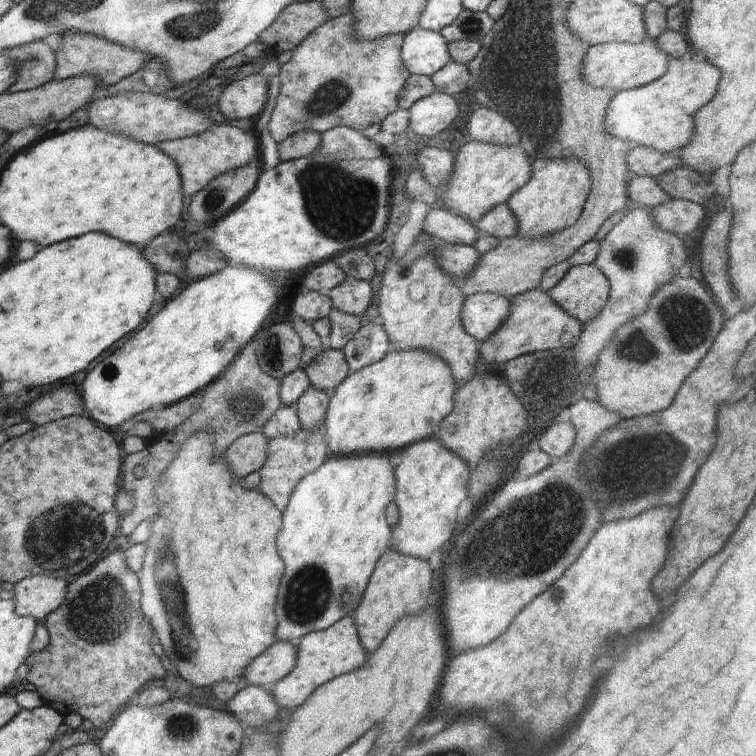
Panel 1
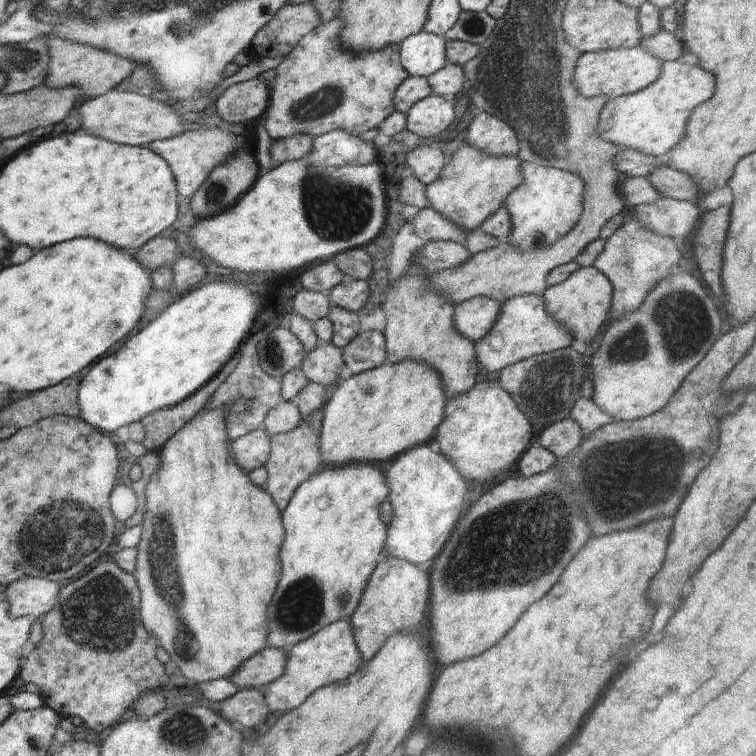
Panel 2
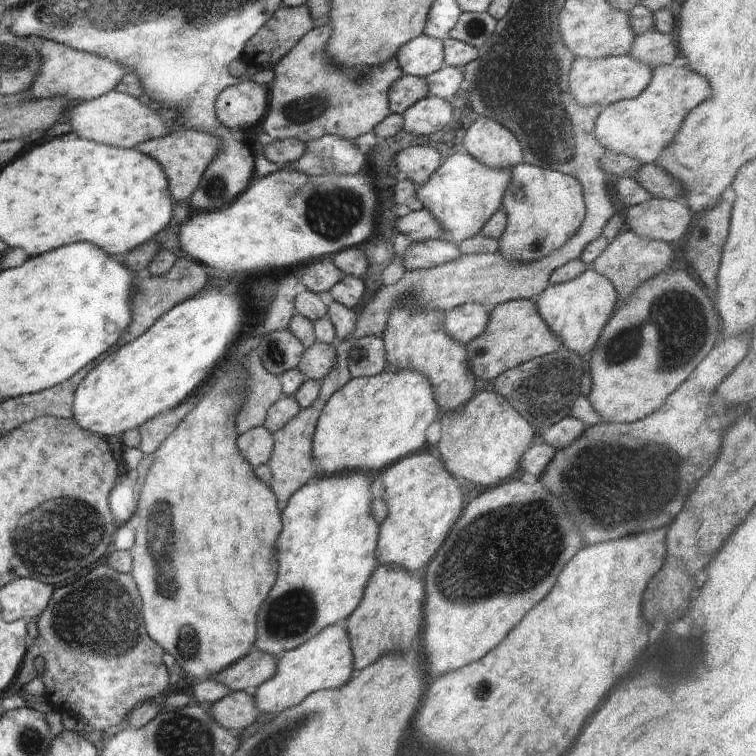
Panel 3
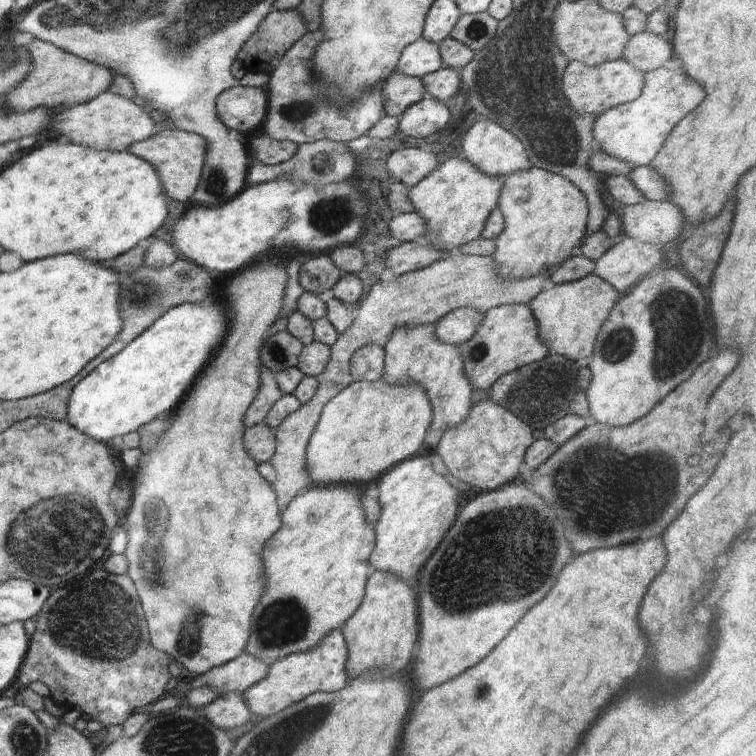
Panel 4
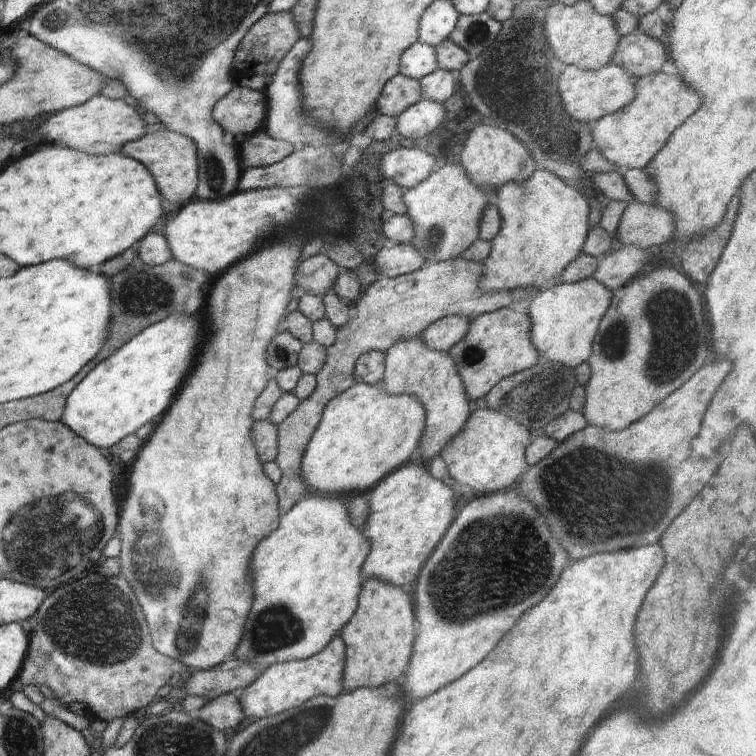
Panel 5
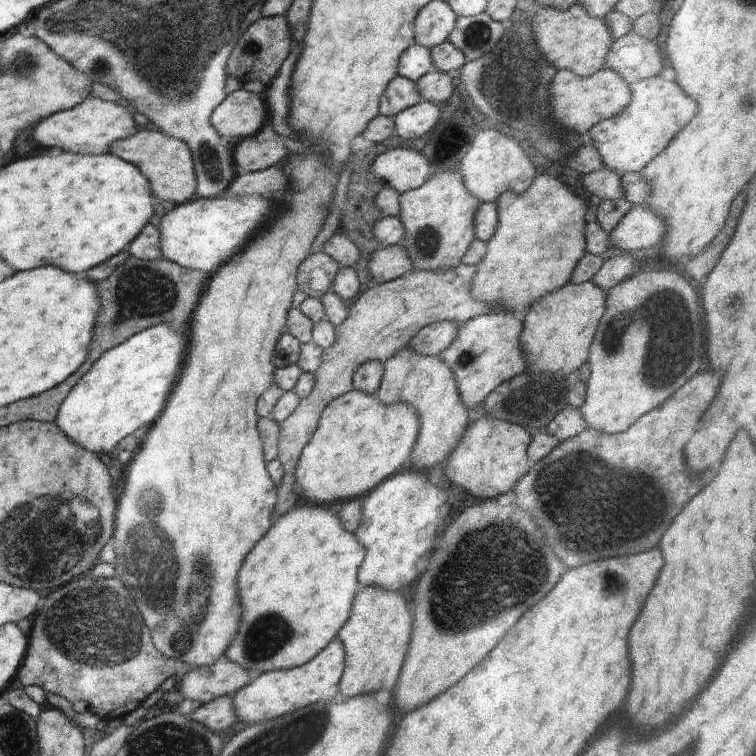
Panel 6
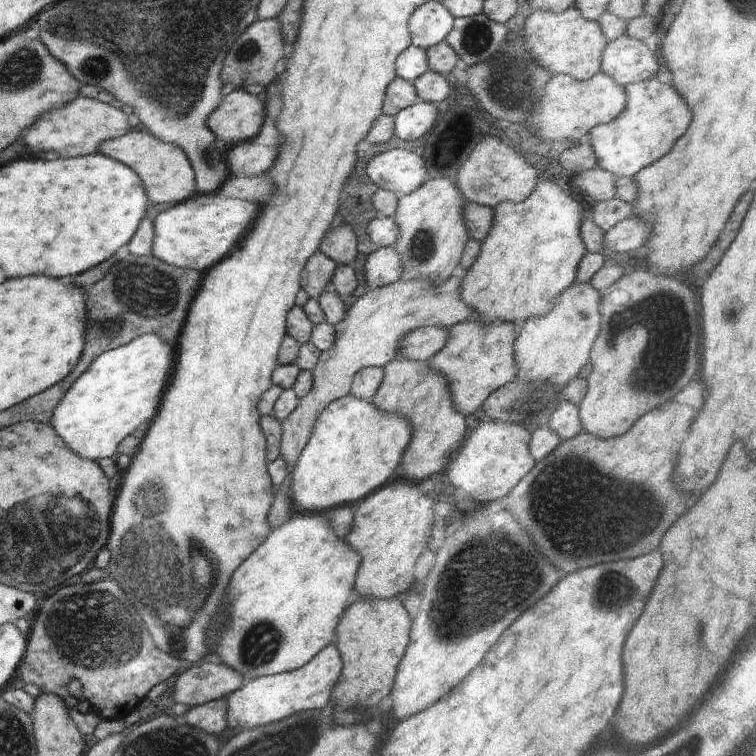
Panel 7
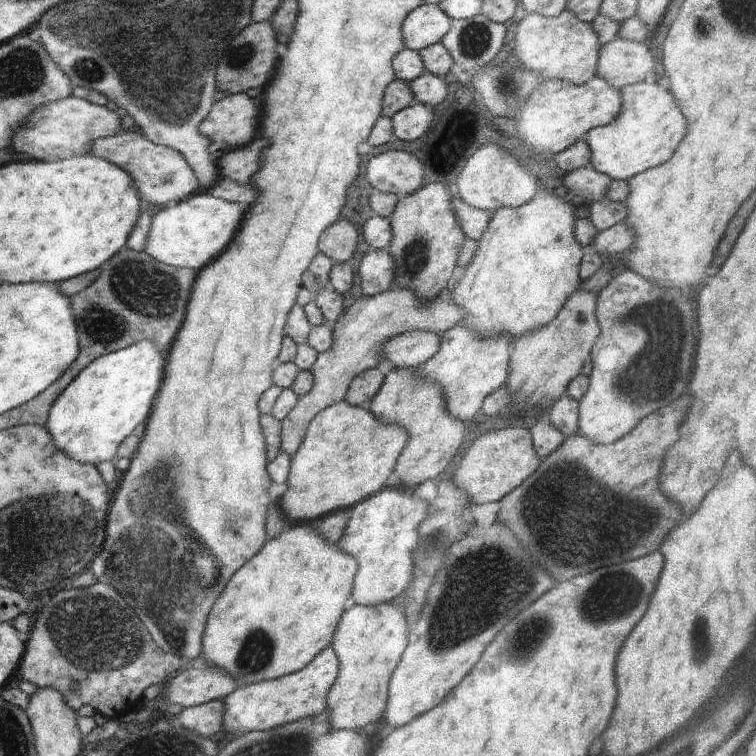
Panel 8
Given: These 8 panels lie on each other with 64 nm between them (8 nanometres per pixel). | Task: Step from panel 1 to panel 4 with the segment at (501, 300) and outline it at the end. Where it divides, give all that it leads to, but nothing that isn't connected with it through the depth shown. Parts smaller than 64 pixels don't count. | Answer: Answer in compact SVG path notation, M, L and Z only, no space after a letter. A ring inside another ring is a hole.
M459 308L448 312L435 323L435 335L440 342L448 346L464 344L482 322L483 314L472 308Z

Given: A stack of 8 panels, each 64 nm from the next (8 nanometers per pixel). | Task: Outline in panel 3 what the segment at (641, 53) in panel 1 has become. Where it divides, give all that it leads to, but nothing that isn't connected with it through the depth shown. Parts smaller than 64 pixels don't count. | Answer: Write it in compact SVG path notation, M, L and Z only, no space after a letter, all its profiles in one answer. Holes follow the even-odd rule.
M632 54L620 56L606 56L606 58L576 58L568 76L568 90L572 92L574 100L580 104L594 104L594 102L616 102L622 98L634 98L642 94L650 80L652 80L650 66L634 60Z

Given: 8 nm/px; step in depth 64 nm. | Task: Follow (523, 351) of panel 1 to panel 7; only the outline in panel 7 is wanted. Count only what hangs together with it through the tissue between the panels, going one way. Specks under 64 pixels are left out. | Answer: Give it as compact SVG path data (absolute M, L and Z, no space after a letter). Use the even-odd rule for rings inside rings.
M475 318L472 321L455 324L448 329L448 340L444 344L444 348L439 350L438 354L428 361L428 364L444 374L446 382L448 382L448 390L450 390L450 400L452 406L465 416L472 416L488 395L502 386L516 380L516 362L514 362L514 342L517 337L518 325L513 322L494 322L492 326L484 326L482 322L478 322Z

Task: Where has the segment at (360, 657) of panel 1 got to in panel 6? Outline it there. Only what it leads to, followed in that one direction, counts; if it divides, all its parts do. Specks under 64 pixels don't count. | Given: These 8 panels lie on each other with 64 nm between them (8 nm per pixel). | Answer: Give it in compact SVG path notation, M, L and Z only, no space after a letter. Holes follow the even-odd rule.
M334 638L324 650L302 666L290 670L270 670L256 677L251 676L246 686L231 696L238 716L237 722L258 724L265 720L280 718L284 714L316 702L324 702L324 704L335 702L339 699L338 684L342 678L344 660L346 657L342 642Z

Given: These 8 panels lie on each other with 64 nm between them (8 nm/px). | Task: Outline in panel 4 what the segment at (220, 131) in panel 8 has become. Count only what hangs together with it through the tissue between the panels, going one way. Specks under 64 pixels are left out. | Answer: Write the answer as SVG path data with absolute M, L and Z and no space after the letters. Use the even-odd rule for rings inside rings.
M235 86L225 90L216 100L216 114L220 122L236 137L241 132L254 130L265 120L267 115L267 90L263 87Z

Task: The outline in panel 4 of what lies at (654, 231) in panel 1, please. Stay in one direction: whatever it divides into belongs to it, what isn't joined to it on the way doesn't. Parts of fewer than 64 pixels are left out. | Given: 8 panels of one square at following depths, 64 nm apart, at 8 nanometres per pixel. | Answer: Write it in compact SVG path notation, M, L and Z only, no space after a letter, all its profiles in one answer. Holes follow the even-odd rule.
M623 236L620 242L595 260L594 274L616 292L628 292L642 277L665 263L661 248Z

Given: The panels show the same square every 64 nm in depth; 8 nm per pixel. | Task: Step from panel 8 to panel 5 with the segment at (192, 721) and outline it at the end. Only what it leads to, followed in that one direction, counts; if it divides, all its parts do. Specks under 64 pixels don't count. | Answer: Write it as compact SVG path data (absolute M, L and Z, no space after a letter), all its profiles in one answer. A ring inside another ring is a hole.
M226 693L207 701L197 717L217 731L225 733L244 720L244 712L236 693Z

